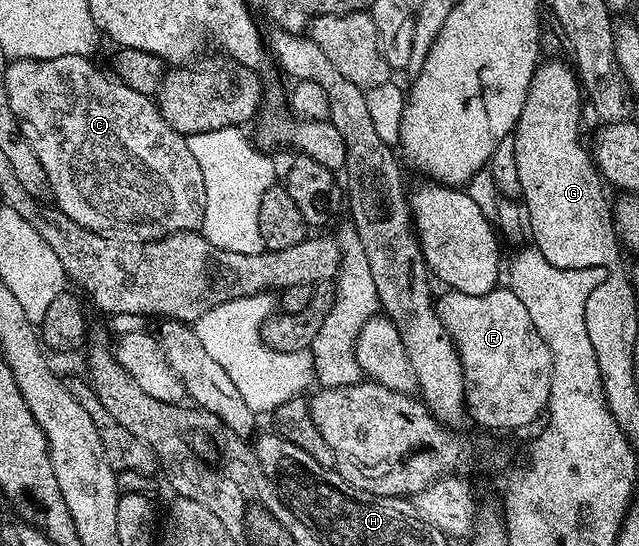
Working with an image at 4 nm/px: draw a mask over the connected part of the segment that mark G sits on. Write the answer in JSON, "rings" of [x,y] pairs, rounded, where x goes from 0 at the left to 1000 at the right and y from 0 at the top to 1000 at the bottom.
{"rings":[[[859,112],[842,117],[840,128],[834,132],[834,143],[825,167],[825,181],[818,189],[818,203],[809,220],[809,233],[803,238],[800,249],[806,266],[808,311],[812,313],[812,342],[815,344],[814,366],[818,370],[820,396],[828,401],[831,412],[833,447],[862,482],[876,493],[944,493],[951,495],[967,482],[966,469],[975,463],[973,451],[969,447],[966,421],[959,410],[959,385],[956,368],[947,363],[948,341],[944,337],[944,326],[934,313],[933,300],[925,286],[923,275],[909,267],[909,192],[912,200],[912,165],[908,148],[903,147],[903,136],[889,117],[878,112]]]}

